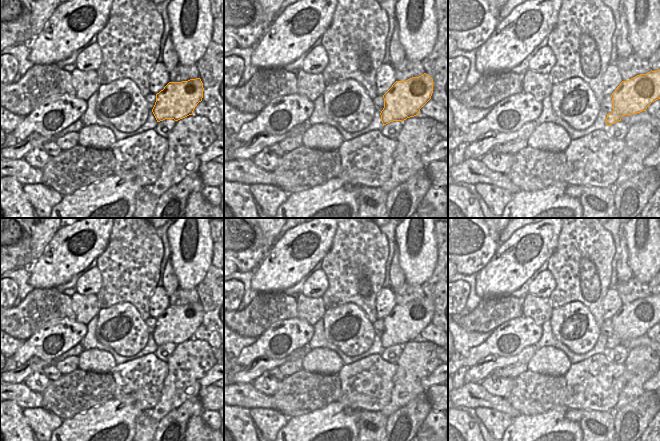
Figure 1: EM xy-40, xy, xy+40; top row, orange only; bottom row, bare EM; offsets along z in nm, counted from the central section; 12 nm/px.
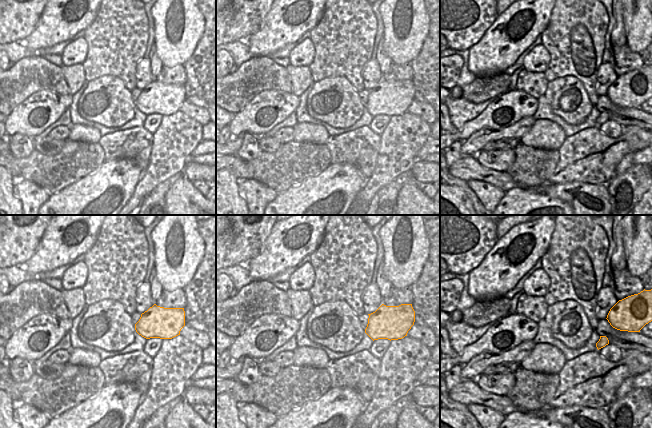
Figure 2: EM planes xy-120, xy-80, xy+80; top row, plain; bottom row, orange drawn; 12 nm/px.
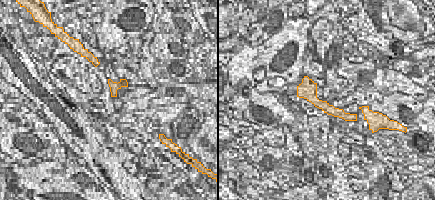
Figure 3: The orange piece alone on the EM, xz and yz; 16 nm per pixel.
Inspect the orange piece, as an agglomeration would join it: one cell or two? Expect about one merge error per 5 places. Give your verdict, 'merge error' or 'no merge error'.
no merge error

